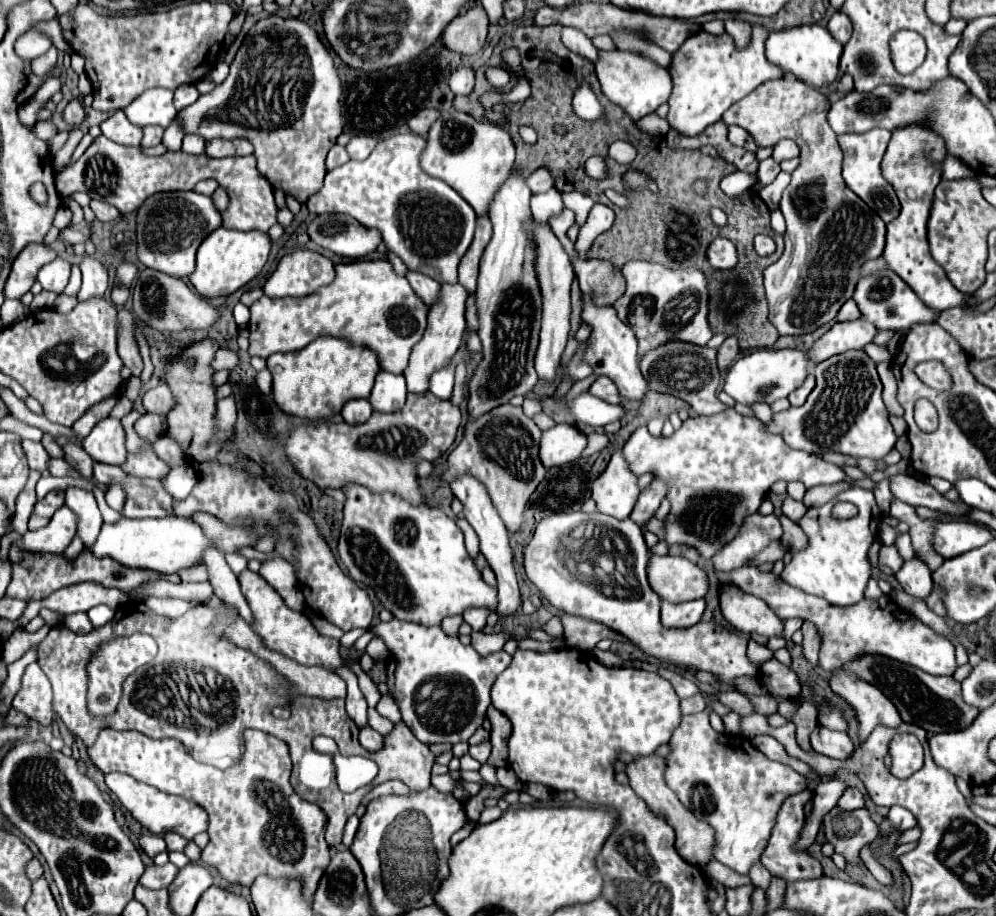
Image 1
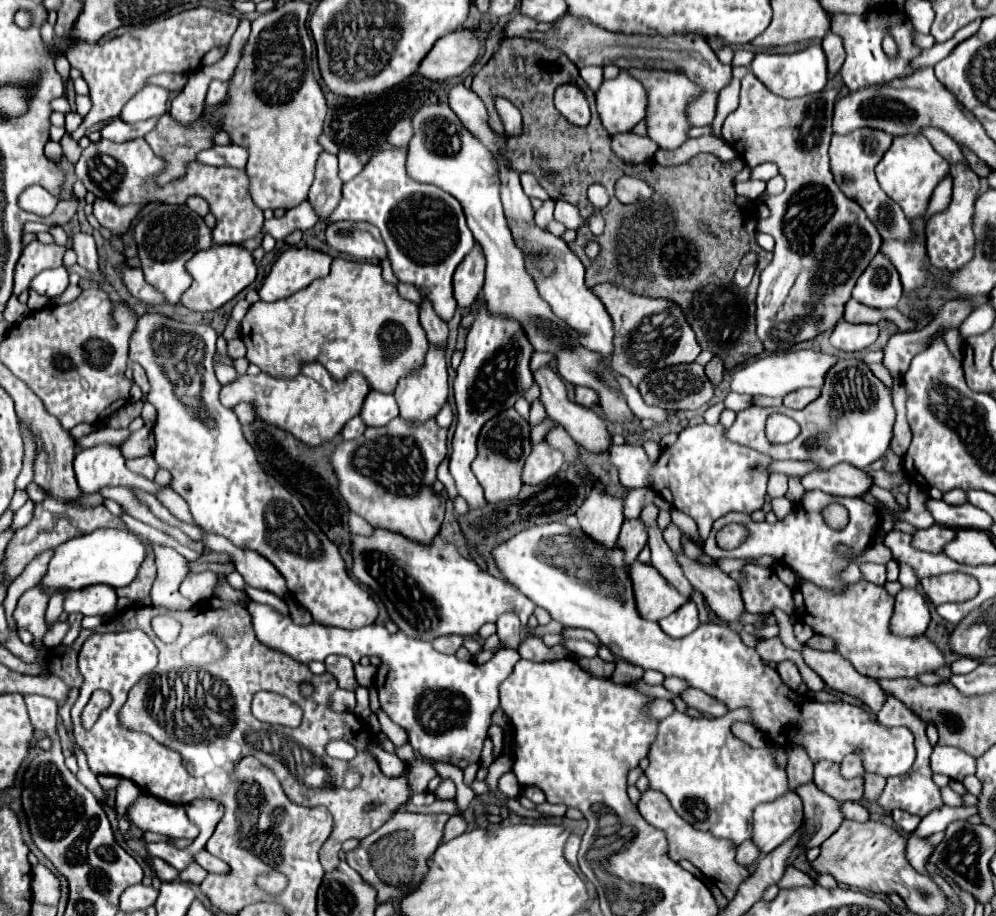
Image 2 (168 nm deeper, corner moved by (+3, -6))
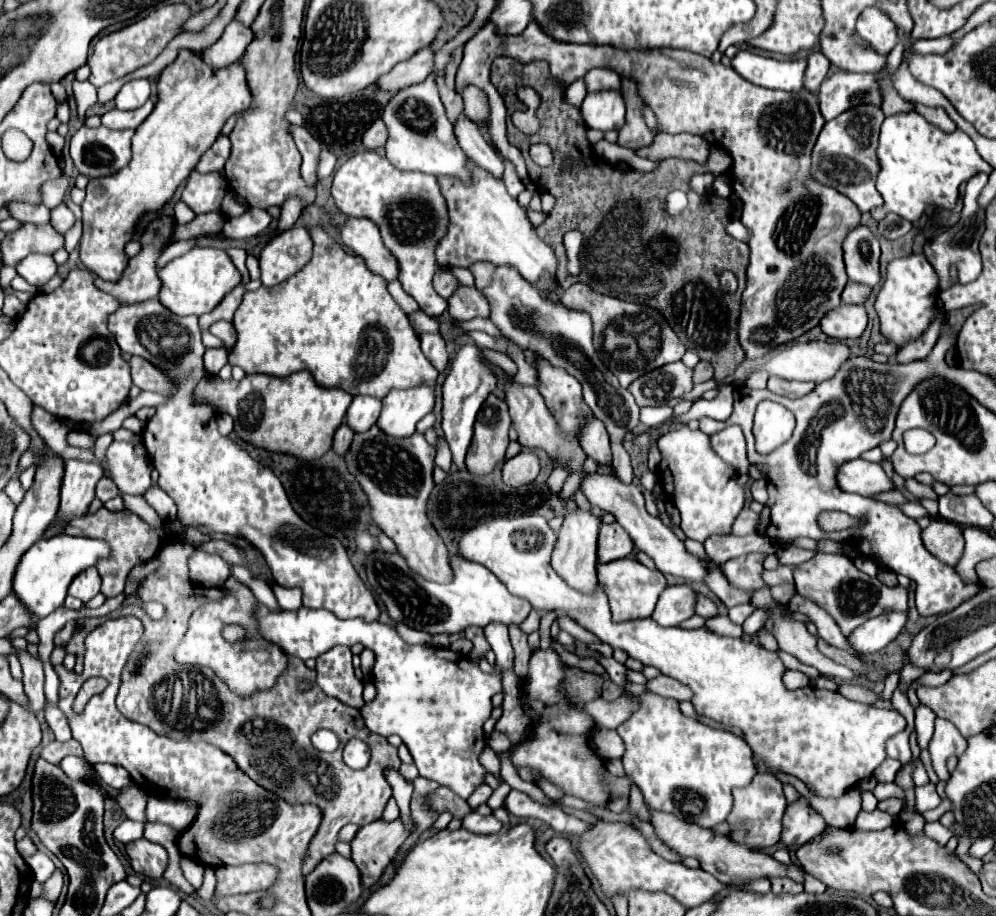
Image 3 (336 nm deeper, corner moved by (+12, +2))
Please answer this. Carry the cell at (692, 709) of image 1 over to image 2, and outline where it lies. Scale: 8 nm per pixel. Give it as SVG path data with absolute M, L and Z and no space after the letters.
M657 698L655 704L649 706L649 714L653 714L653 716L659 718L659 720L667 718L667 716L673 714L673 712L675 712L675 706L673 706L673 702L669 702L669 700L661 700L661 698Z

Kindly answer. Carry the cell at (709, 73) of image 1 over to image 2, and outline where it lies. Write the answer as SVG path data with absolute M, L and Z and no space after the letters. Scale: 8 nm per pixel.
M629 68L629 74L637 78L647 94L649 94L649 106L647 106L647 136L659 144L659 148L675 150L681 144L689 140L689 104L693 104L695 96L701 94L701 86L693 84L685 76L685 72L677 70L649 70L649 68Z

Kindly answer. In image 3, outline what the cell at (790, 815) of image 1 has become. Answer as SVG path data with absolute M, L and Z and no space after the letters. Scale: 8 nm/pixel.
M756 774L752 782L744 788L734 788L734 806L728 814L728 826L730 826L730 838L738 844L744 844L748 848L760 850L774 846L780 840L782 832L782 816L786 810L786 798L782 792L782 782L772 774Z

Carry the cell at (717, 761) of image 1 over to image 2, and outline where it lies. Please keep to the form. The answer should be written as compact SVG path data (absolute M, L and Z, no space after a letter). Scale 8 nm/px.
M739 708L715 720L689 718L673 712L659 724L659 736L647 756L649 768L645 776L651 788L669 798L673 810L683 820L691 822L697 830L707 830L717 838L727 838L735 846L741 846L753 838L753 808L789 792L789 780L785 768L771 754L780 746L751 748L733 736L731 726L736 721L750 724L750 710Z

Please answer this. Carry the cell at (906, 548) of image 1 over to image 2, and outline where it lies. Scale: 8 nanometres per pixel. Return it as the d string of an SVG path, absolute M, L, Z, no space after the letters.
M899 564L899 582L901 586L917 586L919 578L913 574L909 564Z

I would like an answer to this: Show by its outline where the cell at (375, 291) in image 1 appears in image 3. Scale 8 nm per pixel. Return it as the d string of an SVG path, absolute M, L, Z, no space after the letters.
M314 226L308 234L314 242L312 260L296 276L276 288L262 286L256 292L244 294L232 322L238 332L238 340L228 362L232 366L240 366L246 374L268 374L278 378L290 376L298 370L308 370L318 386L338 386L352 396L368 394L384 398L392 388L408 390L420 384L434 388L438 372L422 354L420 338L412 330L408 316L386 290L386 280L372 274L360 256L348 254L324 228Z

